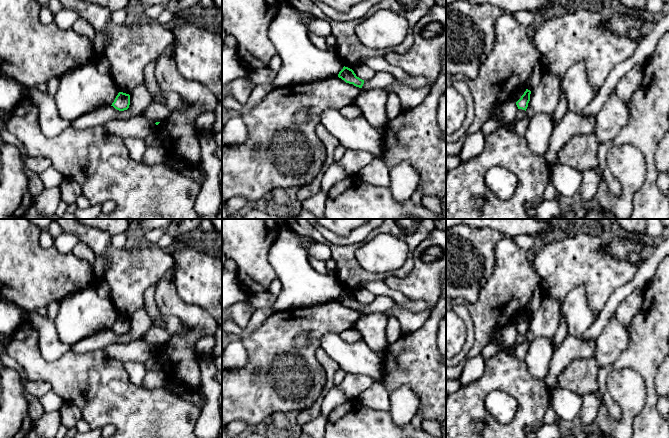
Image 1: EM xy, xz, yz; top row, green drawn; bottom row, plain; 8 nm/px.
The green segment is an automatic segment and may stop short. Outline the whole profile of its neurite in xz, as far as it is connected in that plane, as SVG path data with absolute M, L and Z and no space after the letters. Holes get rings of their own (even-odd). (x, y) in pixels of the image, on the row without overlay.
M343 291L339 296L338 301L344 304L346 307L353 308L356 311L362 312L364 304L356 300L354 295L348 291Z

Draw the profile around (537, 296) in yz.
M538 284L534 289L533 295L528 305L526 306L525 309L526 313L532 314L534 311L536 311L542 301L542 298L543 298L543 291L540 284Z

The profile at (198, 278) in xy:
M182 241L172 253L179 296L208 311L222 325L222 257Z

